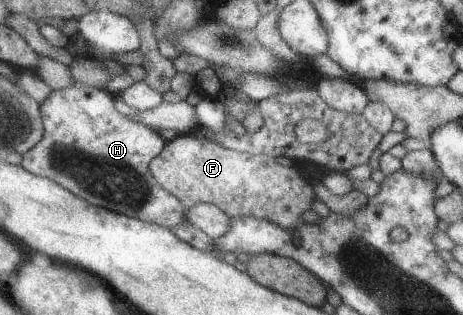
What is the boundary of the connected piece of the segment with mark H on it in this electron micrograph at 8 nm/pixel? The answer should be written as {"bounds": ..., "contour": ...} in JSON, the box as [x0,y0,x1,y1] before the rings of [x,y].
{"bounds":[23,83,186,230],"contour":[[[81,83],[73,88],[52,90],[42,103],[46,135],[39,145],[23,154],[23,165],[27,171],[57,181],[59,185],[67,187],[81,199],[91,201],[93,205],[101,205],[131,217],[158,223],[171,230],[183,221],[186,205],[175,197],[174,193],[167,191],[150,170],[151,163],[166,148],[169,141],[159,135],[157,130],[119,113],[115,109],[116,98],[115,94],[104,88],[98,89]]]}

